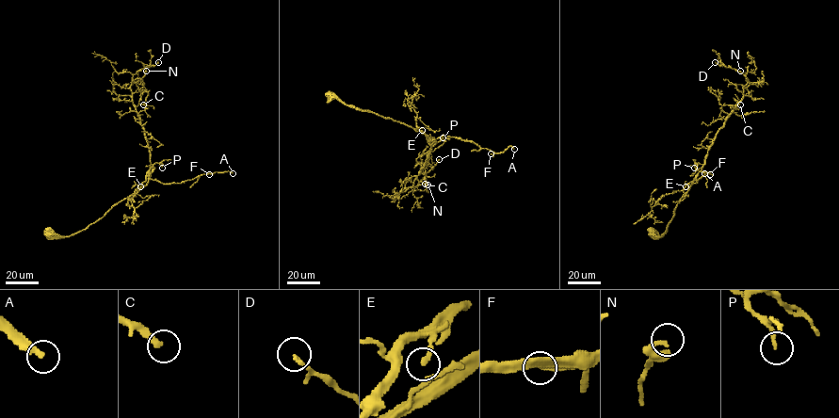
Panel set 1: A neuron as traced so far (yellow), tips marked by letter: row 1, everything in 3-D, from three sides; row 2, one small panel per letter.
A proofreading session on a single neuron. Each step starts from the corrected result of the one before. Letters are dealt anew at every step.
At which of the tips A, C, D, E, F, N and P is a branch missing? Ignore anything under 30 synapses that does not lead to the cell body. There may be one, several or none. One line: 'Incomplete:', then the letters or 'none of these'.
Incomplete: A, C, F

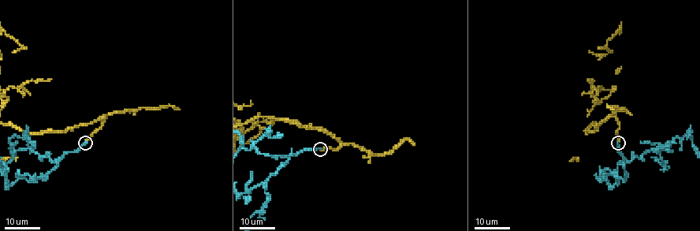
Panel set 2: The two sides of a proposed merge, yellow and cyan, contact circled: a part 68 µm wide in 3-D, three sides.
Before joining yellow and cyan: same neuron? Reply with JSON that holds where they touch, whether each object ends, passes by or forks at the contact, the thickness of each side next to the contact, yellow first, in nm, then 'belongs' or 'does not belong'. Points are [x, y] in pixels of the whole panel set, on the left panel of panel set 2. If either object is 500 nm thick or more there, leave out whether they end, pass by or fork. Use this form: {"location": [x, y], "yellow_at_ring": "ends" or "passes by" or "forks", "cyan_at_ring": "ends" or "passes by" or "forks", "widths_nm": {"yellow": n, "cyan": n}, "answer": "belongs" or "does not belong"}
{"location": [85, 143], "yellow_at_ring": "ends", "cyan_at_ring": "ends", "widths_nm": {"yellow": 320, "cyan": 320}, "answer": "belongs"}

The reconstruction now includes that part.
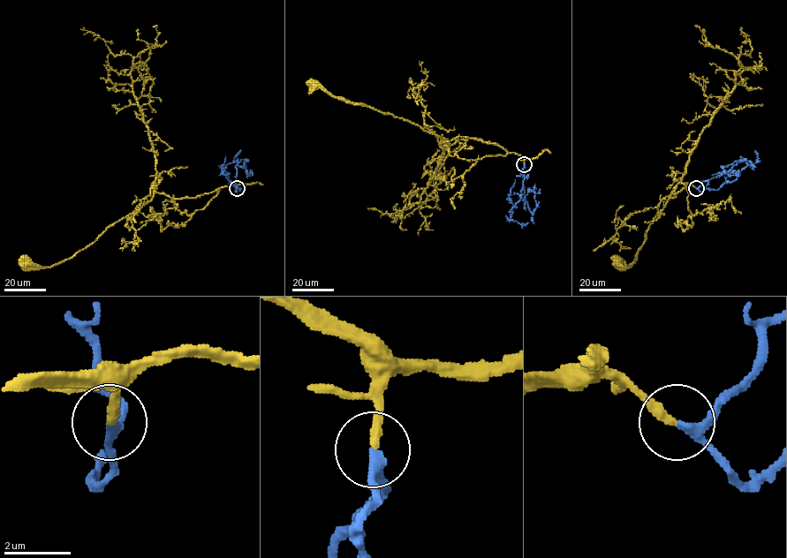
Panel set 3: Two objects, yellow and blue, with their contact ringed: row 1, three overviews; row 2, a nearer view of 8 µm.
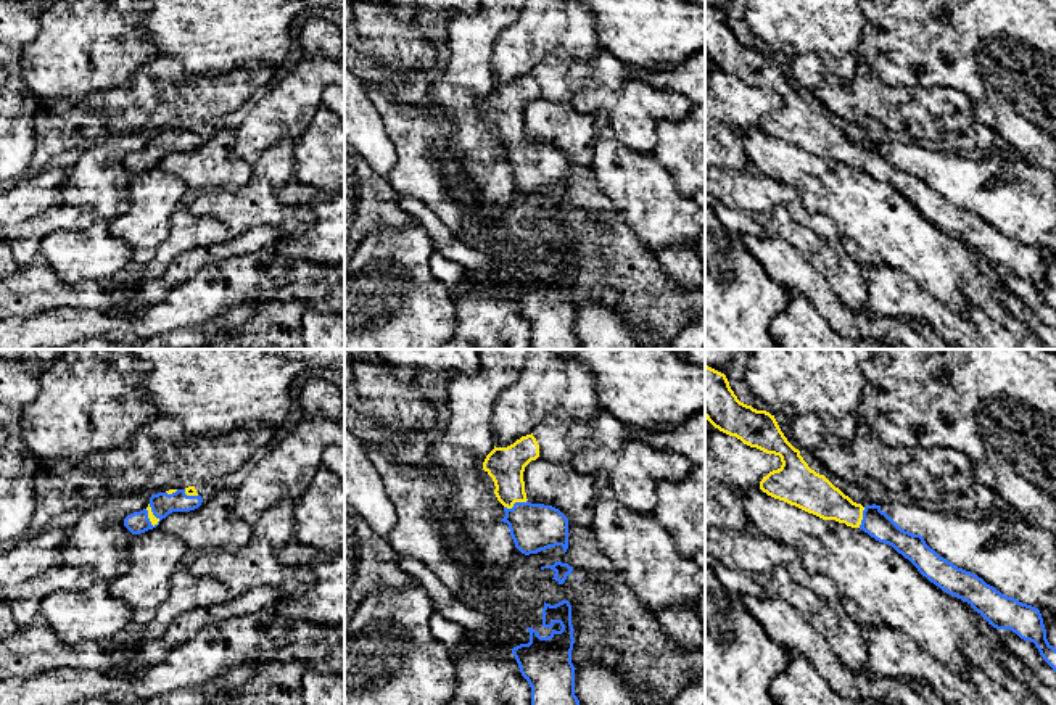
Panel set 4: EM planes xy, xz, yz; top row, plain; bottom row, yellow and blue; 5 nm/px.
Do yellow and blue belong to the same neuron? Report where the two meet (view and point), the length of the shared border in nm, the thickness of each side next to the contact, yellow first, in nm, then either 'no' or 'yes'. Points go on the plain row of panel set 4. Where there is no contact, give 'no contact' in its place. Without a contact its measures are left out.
meets yellow in xz at (515, 140); contact 130 nm long; 190 nm thick on the yellow side, 240 nm on the other; yes

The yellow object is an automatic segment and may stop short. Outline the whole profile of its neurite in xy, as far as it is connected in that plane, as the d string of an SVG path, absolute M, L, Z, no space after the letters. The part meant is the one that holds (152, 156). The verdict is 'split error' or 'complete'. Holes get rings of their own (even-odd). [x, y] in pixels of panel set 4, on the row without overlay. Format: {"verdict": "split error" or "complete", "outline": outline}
{"verdict": "split error", "outline": "M195 126L158 132L150 137L146 148L127 155L124 158L124 166L132 174L140 174L156 167L169 153L195 150L201 142L203 137L196 132Z"}

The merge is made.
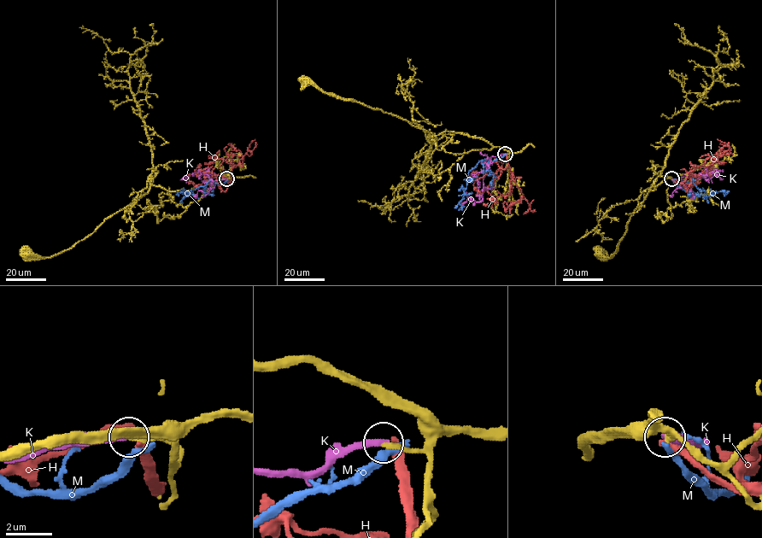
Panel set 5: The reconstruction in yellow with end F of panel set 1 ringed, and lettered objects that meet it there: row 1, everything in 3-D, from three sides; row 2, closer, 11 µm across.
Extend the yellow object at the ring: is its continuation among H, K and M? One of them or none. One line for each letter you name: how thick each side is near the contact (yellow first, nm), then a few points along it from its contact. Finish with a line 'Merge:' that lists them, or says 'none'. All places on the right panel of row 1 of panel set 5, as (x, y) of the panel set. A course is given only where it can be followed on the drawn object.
K: 240/240 nm | via (671, 178), (678, 180), (689, 174), (705, 176), (718, 170), (715, 175), (721, 179)
Merge: K

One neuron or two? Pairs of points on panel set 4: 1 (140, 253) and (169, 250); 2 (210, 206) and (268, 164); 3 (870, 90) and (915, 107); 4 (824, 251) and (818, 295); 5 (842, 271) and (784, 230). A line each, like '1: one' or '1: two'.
1: two
2: one
3: one
4: two
5: one

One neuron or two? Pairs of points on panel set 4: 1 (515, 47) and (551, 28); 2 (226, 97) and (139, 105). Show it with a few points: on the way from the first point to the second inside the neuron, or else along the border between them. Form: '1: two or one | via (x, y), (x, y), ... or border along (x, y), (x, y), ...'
1: one | via (523, 44), (543, 28)
2: one | via (205, 97), (160, 105)

